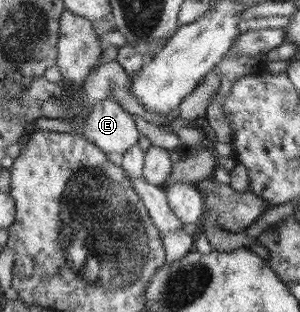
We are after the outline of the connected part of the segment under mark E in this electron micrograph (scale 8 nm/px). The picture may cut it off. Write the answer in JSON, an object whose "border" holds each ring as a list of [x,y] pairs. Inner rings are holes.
{"border":[[[105,99],[101,103],[97,103],[95,107],[91,108],[91,112],[86,115],[86,118],[79,125],[75,122],[67,122],[64,119],[49,119],[38,118],[29,125],[32,131],[55,131],[55,133],[69,133],[69,134],[82,134],[88,141],[95,143],[105,154],[109,155],[111,159],[118,159],[132,146],[138,145],[139,134],[136,124],[134,123],[133,116],[125,112],[115,99]]]}

